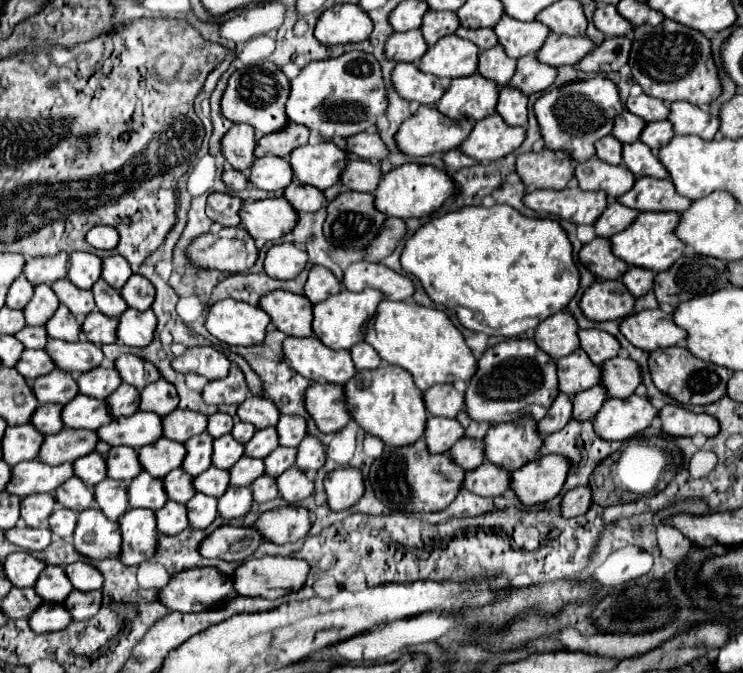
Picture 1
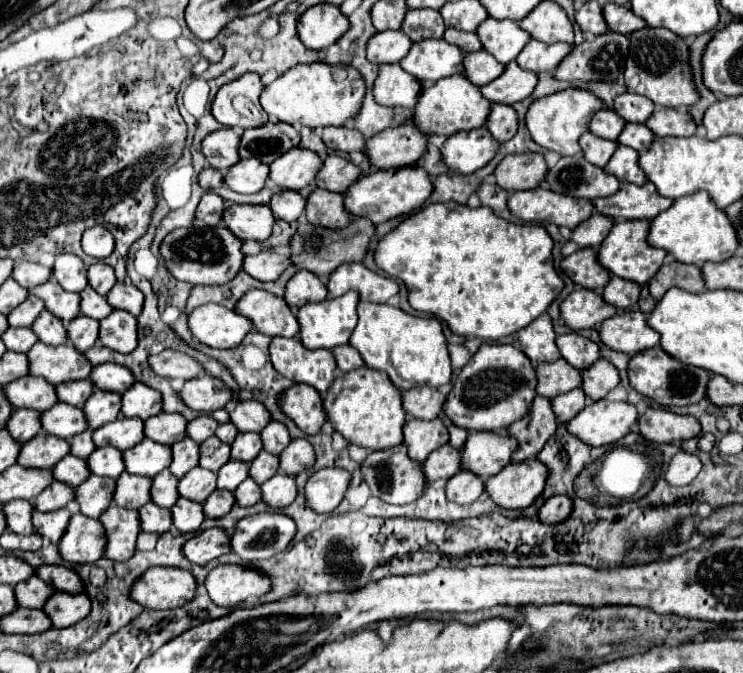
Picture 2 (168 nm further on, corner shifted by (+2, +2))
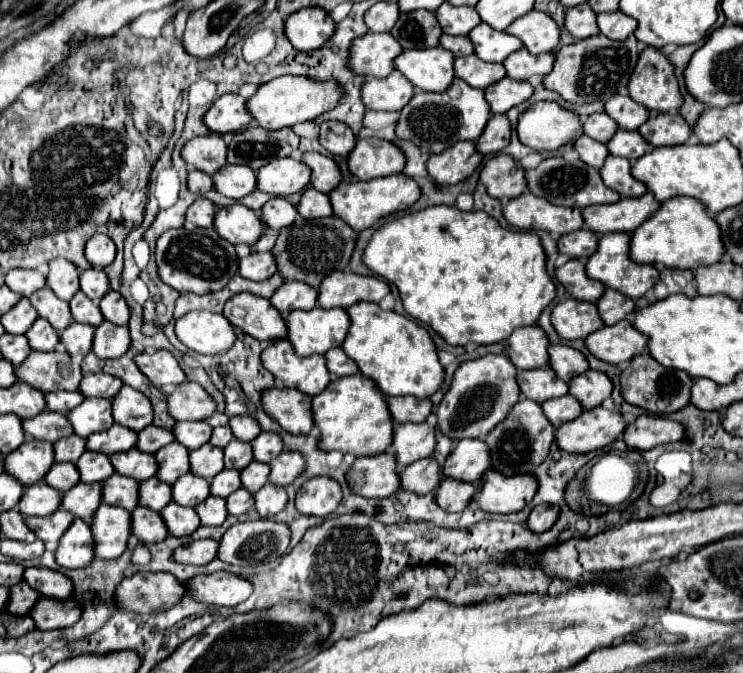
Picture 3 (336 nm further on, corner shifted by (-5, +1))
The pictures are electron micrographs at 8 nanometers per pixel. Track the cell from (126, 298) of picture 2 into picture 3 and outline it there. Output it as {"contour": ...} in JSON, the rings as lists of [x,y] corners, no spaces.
{"contour":[[[109,290],[99,306],[101,306],[105,320],[109,320],[113,324],[121,326],[121,324],[127,324],[131,318],[131,308],[127,306],[127,300],[121,296],[121,292]]]}

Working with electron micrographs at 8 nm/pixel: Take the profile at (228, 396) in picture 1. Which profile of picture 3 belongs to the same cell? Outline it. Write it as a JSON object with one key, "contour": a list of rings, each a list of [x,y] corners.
{"contour":[[[183,382],[167,400],[169,414],[175,420],[203,420],[215,414],[217,402],[197,382]]]}

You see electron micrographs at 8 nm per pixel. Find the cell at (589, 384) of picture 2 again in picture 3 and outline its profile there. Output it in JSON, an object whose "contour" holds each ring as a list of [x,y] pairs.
{"contour":[[[587,370],[569,382],[569,394],[573,394],[585,410],[597,408],[613,392],[613,382],[607,374],[597,370]]]}

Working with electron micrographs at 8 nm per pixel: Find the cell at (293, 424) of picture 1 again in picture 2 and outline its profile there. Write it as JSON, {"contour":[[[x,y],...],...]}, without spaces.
{"contour":[[[270,421],[260,431],[260,437],[262,437],[262,449],[268,451],[268,453],[272,453],[272,455],[280,455],[284,451],[284,447],[292,441],[290,435],[288,435],[286,425],[276,423],[276,421]]]}

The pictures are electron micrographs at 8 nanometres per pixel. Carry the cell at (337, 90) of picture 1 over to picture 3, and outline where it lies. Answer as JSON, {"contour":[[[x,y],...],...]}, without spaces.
{"contour":[[[281,76],[267,84],[261,84],[257,94],[247,102],[247,108],[259,126],[263,126],[265,130],[277,130],[277,128],[295,126],[299,122],[315,120],[325,110],[335,108],[339,104],[341,96],[343,96],[343,92],[339,90],[339,86],[335,86],[329,80],[319,82],[319,80],[307,78],[307,76]]]}

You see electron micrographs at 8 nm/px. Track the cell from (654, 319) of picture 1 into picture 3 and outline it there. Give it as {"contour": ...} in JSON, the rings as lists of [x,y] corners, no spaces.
{"contour":[[[621,320],[613,326],[603,326],[601,330],[589,334],[585,338],[585,344],[597,358],[609,364],[621,364],[645,352],[649,336],[635,330],[629,320]]]}

